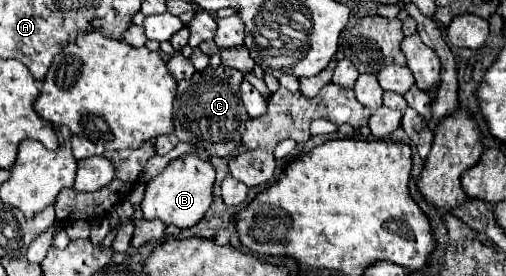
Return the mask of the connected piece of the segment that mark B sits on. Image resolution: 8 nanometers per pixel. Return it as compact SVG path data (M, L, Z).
M185 154L167 164L167 168L147 182L145 198L141 202L143 218L159 218L163 224L175 224L177 228L195 226L207 212L213 202L213 182L215 170L207 160L201 160L197 154Z

